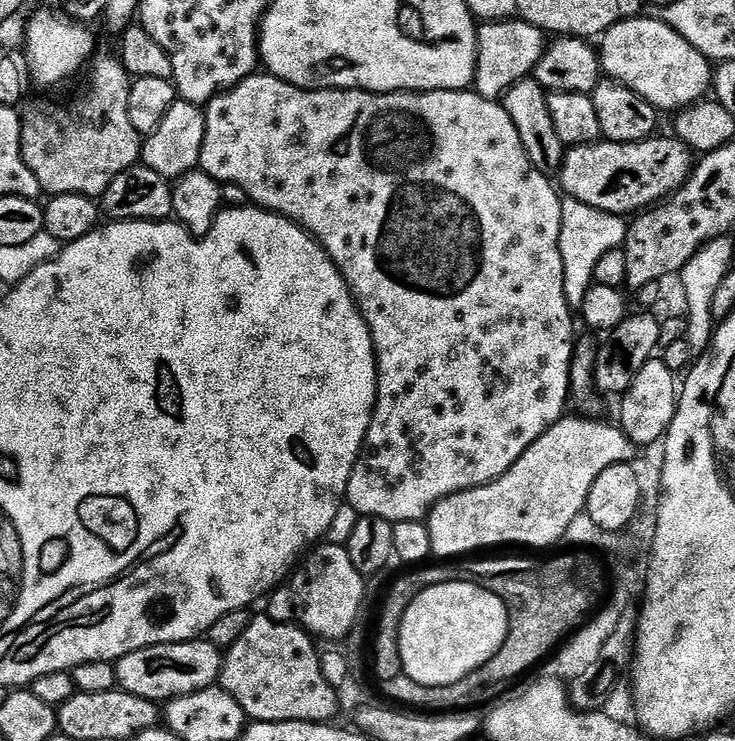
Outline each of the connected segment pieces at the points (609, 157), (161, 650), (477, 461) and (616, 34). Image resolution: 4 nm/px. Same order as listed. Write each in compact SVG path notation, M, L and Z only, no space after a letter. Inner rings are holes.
M656 139L640 140L636 144L597 142L569 147L558 169L558 184L563 195L586 206L617 214L636 214L671 197L688 179L694 167L694 156L680 140Z
M206 638L183 640L177 644L155 644L134 650L115 661L116 683L123 691L138 698L167 702L174 696L185 696L213 687L220 679L221 663L221 649L215 648Z
M253 74L247 76L243 82L234 88L221 92L220 95L208 101L204 114L206 122L206 134L202 142L202 154L198 165L199 171L210 174L210 178L220 181L221 185L233 184L242 186L246 190L249 201L253 205L259 206L270 212L277 212L279 216L285 216L287 220L293 220L300 225L325 252L328 257L336 264L337 270L344 276L344 281L352 289L352 294L356 298L356 304L360 307L360 313L364 315L364 321L368 324L368 329L372 335L372 345L376 351L376 409L372 411L372 421L368 427L367 447L360 453L359 460L356 461L354 470L350 474L348 483L348 494L346 497L347 507L352 507L356 514L360 516L377 516L383 520L393 522L406 522L407 520L424 520L428 513L432 511L439 500L444 500L447 496L453 496L455 492L465 492L471 488L481 488L492 480L497 480L499 476L505 476L522 458L522 454L527 448L536 441L550 426L554 426L565 415L564 407L568 404L570 397L570 385L572 382L572 316L573 309L568 307L566 291L563 290L563 264L562 254L559 252L559 232L562 226L562 196L558 191L557 185L552 184L547 175L536 169L534 162L526 154L522 146L522 138L518 138L518 130L506 114L503 103L482 98L474 90L461 90L459 92L361 92L355 88L318 88L309 90L307 88L295 88L284 80L271 74Z
M633 18L620 21L604 33L598 44L598 55L603 71L611 79L634 90L634 94L657 110L687 108L689 104L705 99L714 84L714 68L708 57L661 20Z

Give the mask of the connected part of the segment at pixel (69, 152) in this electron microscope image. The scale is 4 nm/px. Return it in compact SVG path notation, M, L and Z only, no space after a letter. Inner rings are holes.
M100 61L92 78L92 89L85 100L77 102L73 108L55 108L48 104L33 112L24 112L20 126L20 149L26 166L38 178L41 189L52 196L82 194L93 198L103 197L104 191L127 168L133 168L142 156L142 133L134 130L130 122L130 90L133 77L124 69L121 61Z

